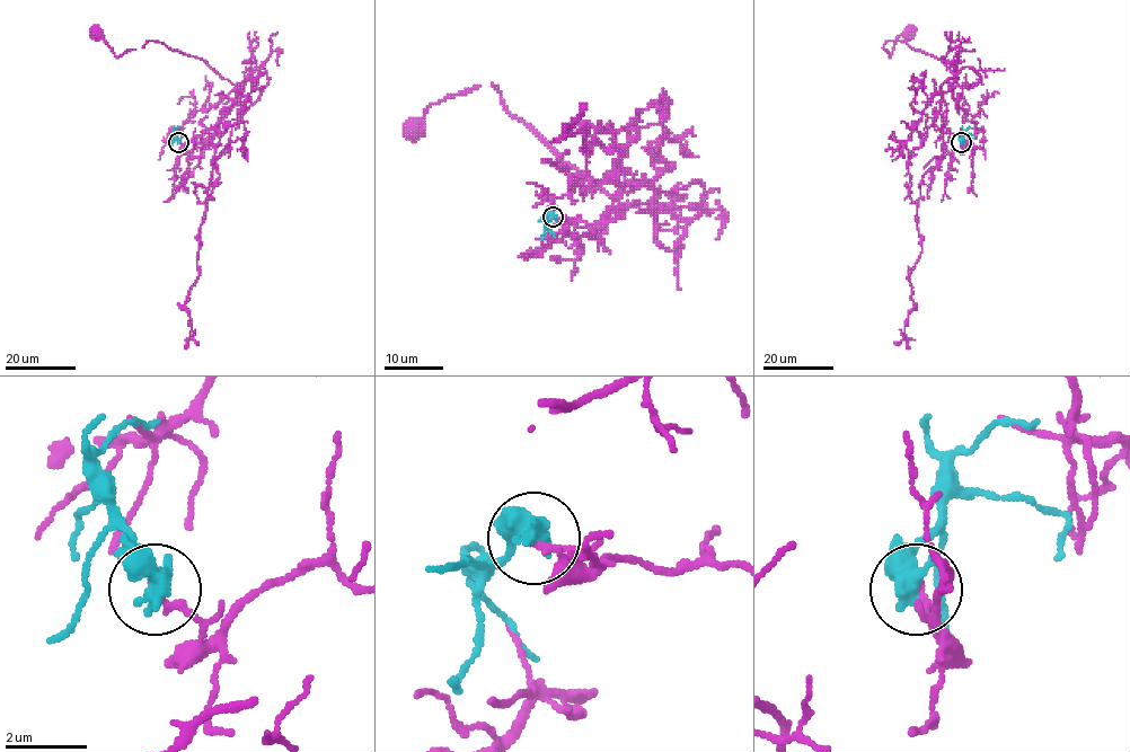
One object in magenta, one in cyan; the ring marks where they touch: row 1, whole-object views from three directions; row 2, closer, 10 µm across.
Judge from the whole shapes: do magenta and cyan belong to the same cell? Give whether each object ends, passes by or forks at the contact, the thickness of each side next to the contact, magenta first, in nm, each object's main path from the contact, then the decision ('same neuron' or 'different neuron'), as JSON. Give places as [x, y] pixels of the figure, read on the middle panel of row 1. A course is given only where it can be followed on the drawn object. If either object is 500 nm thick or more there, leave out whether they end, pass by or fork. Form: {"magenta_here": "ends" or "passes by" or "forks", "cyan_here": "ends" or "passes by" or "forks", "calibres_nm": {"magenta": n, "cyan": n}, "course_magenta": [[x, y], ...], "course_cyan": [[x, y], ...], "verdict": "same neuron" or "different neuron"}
{"calibres_nm": {"magenta": 170, "cyan": 600}, "course_magenta": [[553, 218], [597, 224], [629, 180], [654, 192], [649, 210], [620, 204], [493, 85], [431, 104], [414, 127]], "course_cyan": [[553, 218], [546, 223], [546, 233], [541, 237]], "verdict": "different neuron"}

